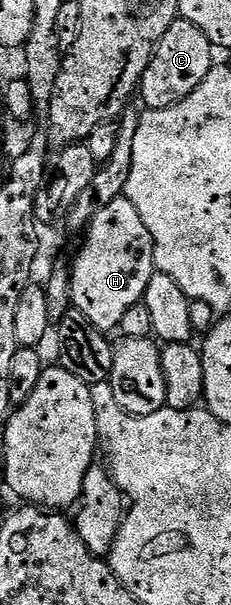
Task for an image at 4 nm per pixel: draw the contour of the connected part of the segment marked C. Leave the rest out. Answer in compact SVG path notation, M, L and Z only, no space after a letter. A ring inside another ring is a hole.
M177 17L156 42L156 52L152 54L152 60L146 65L146 73L140 79L138 95L144 98L143 106L147 110L157 111L186 101L186 97L190 97L190 93L194 93L194 89L206 81L206 73L210 73L214 65L212 54L214 48L206 33L202 33L198 25Z

